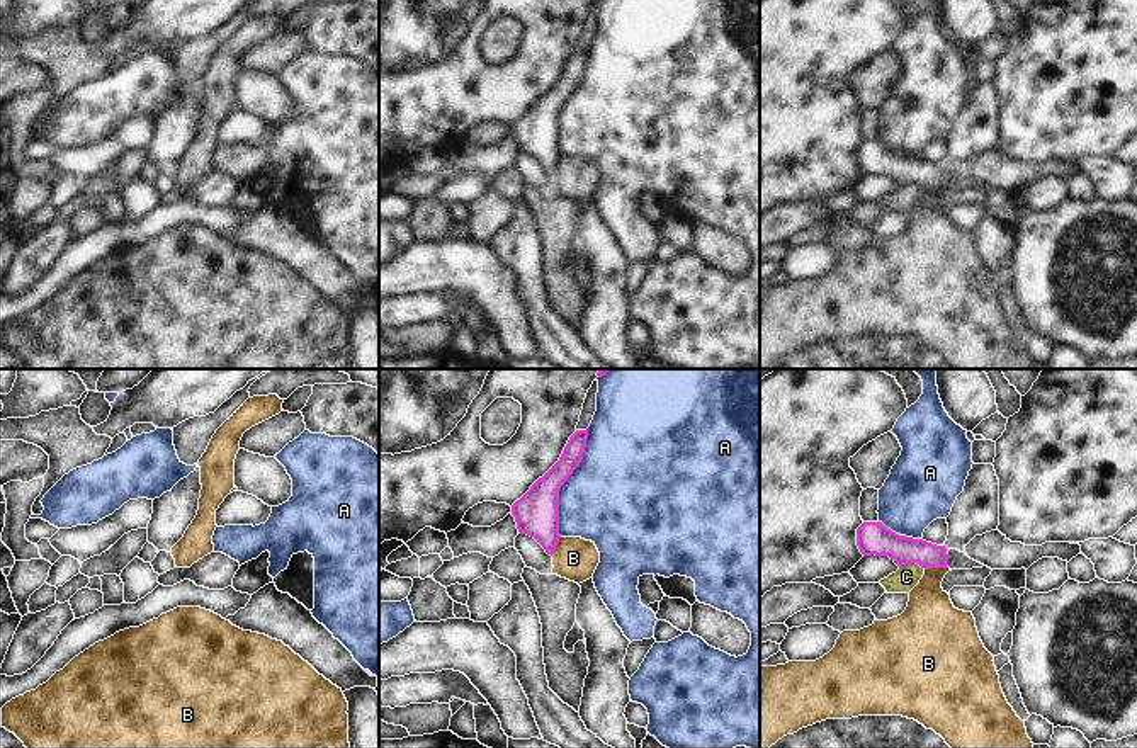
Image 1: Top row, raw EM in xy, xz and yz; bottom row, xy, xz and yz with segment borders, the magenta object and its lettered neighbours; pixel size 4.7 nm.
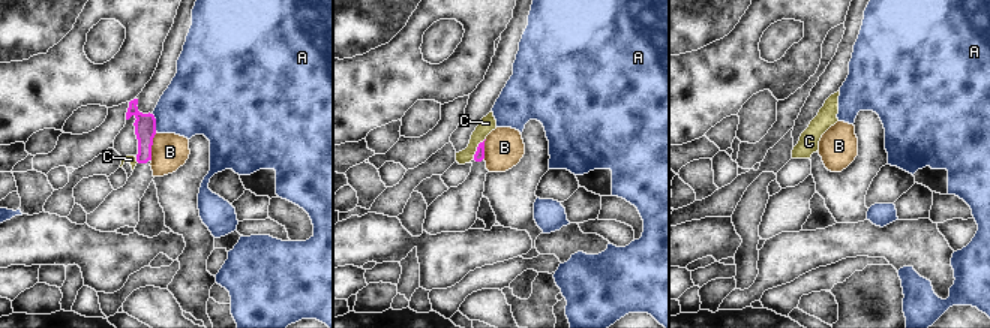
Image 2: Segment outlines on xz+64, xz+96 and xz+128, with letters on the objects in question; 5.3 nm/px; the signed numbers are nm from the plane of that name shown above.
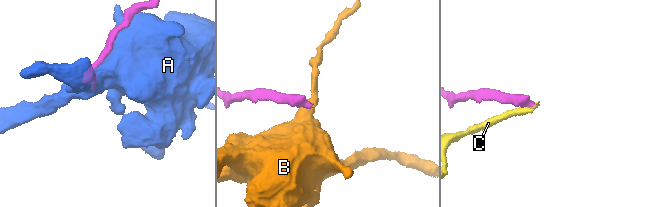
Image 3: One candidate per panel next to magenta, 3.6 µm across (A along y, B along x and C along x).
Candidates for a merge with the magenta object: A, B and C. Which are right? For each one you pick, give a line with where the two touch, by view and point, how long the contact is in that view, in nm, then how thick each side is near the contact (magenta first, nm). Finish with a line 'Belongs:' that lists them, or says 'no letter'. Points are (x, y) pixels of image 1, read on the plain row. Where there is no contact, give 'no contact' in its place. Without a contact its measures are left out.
Belongs: no letter

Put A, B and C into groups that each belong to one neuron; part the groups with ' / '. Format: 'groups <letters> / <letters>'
groups A / B / C

